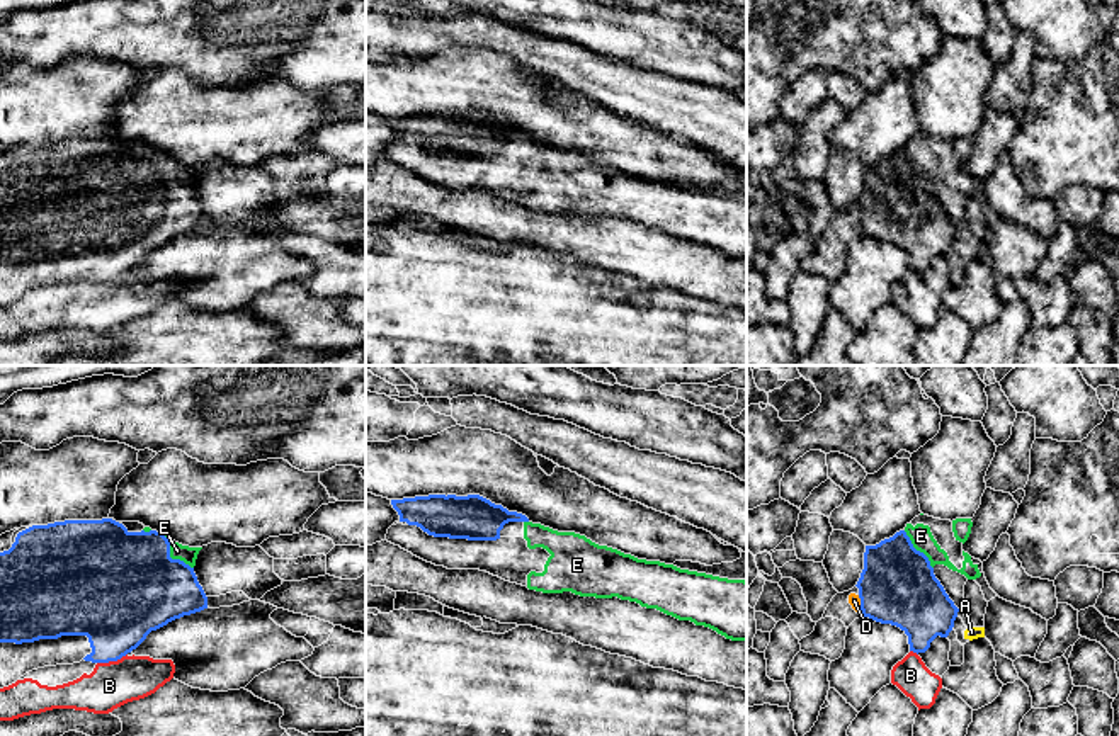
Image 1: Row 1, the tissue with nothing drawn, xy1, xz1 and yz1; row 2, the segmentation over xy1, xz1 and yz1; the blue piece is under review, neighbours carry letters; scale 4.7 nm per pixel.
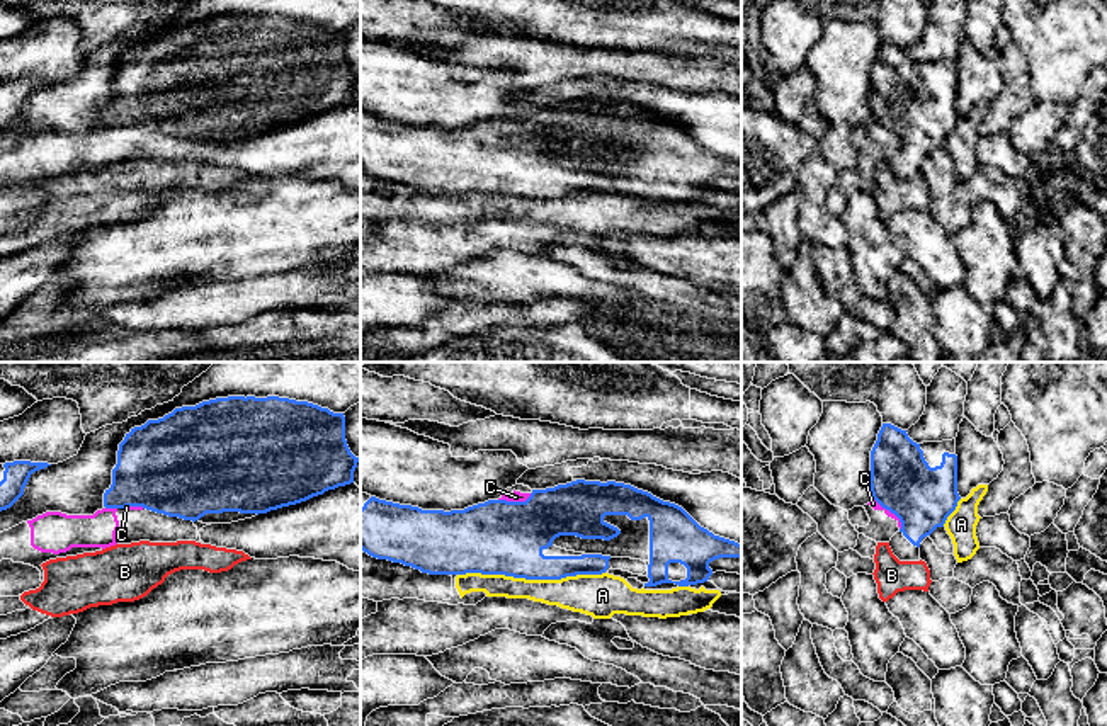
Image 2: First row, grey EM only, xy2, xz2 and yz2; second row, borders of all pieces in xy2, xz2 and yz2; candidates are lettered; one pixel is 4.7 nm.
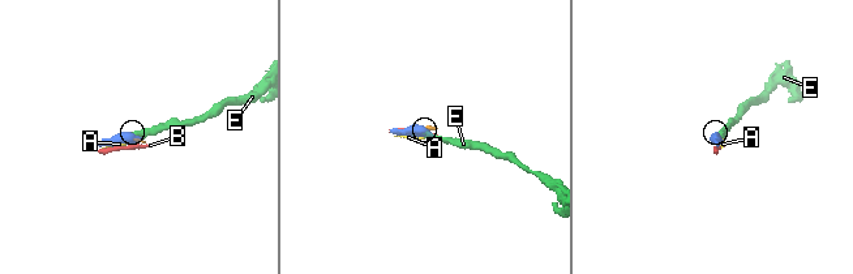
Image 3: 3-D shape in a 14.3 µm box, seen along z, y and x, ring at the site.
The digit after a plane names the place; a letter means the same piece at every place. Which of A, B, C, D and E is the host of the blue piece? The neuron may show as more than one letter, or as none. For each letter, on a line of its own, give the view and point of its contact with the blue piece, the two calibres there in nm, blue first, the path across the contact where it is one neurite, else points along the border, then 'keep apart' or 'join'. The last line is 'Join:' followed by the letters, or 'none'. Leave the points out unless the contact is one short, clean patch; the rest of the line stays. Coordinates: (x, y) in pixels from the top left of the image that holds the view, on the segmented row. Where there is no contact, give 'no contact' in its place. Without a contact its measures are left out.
A: contact xz2 (531, 578); calibres 360 and 180 nm; keep apart
B: contact xy1 (111, 660); calibres 400 and 220 nm; border xy1 (126, 653), (116, 660), (97, 663); keep apart
C: contact yz2 (891, 512); calibres 300 and 40 nm; keep apart
D: contact yz1 (861, 604); calibres 360 and 60 nm; border yz1 (857, 595), (863, 612); keep apart
E: contact xy1 (170, 558); calibres 500 and 80 nm; join
Join: E

